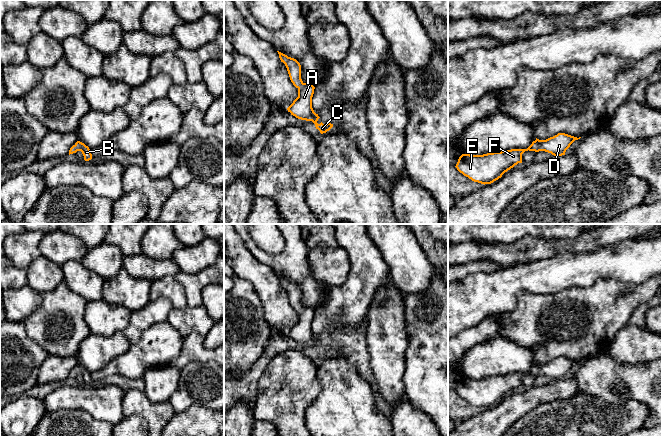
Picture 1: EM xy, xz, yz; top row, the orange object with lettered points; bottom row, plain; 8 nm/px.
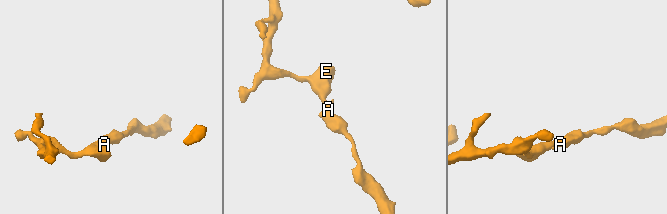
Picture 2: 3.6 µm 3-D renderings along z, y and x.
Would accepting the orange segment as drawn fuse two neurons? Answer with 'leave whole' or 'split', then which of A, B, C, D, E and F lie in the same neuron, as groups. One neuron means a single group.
leave whole; groups A B C D E F

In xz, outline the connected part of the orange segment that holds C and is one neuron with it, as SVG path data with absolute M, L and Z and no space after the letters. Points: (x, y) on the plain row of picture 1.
M279 275L277 276L281 286L283 286L287 292L291 306L298 313L298 321L287 332L288 336L298 343L312 345L321 358L326 357L333 351L333 348L317 347L320 341L312 332L312 321L315 311L311 307L304 307L302 305L301 289L296 283L288 281Z

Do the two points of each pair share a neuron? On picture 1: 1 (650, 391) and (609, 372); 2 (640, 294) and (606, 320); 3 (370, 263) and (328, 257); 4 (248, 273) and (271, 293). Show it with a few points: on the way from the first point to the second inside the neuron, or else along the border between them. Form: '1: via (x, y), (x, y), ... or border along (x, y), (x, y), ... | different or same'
1: via (640, 382), (619, 382) | same
2: via (632, 297), (628, 298), (614, 312) | same
3: border along (338, 246), (349, 260), (349, 273), (343, 282) | different
4: via (254, 276), (265, 287) | same

